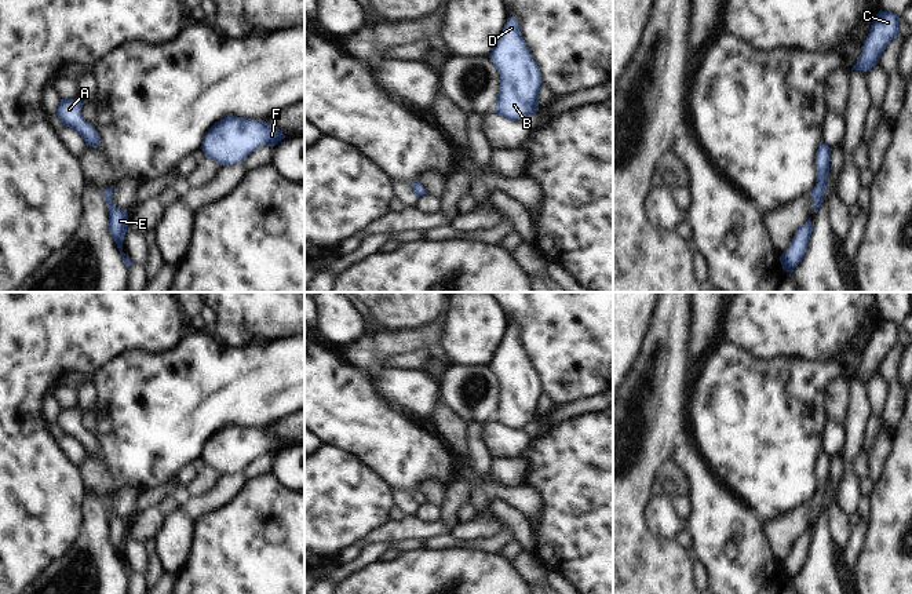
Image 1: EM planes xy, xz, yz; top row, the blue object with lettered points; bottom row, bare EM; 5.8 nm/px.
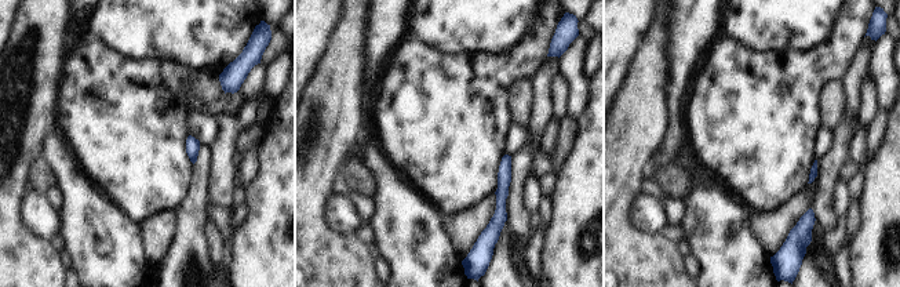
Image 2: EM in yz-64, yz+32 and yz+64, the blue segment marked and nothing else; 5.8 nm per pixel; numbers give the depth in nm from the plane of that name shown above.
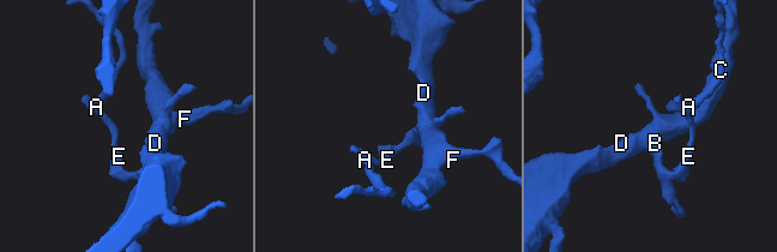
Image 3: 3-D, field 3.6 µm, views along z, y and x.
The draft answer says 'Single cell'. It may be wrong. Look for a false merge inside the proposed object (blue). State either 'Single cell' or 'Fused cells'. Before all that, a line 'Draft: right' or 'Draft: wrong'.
Draft: right
Single cell

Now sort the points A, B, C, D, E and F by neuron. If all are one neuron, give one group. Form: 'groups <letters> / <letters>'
groups A B C D E F

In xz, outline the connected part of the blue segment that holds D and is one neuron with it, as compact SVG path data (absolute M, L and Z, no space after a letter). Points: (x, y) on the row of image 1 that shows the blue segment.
M508 17L489 55L500 74L495 113L514 121L539 112L539 90L543 87L541 73L521 32L517 18Z

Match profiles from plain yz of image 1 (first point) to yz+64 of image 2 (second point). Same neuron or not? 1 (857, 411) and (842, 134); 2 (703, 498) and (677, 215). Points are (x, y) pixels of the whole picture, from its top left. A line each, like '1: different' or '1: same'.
1: different
2: different

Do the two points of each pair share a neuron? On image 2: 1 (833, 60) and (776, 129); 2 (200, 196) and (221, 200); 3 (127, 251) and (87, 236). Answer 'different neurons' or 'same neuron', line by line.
1: same neuron
2: different neurons
3: same neuron

